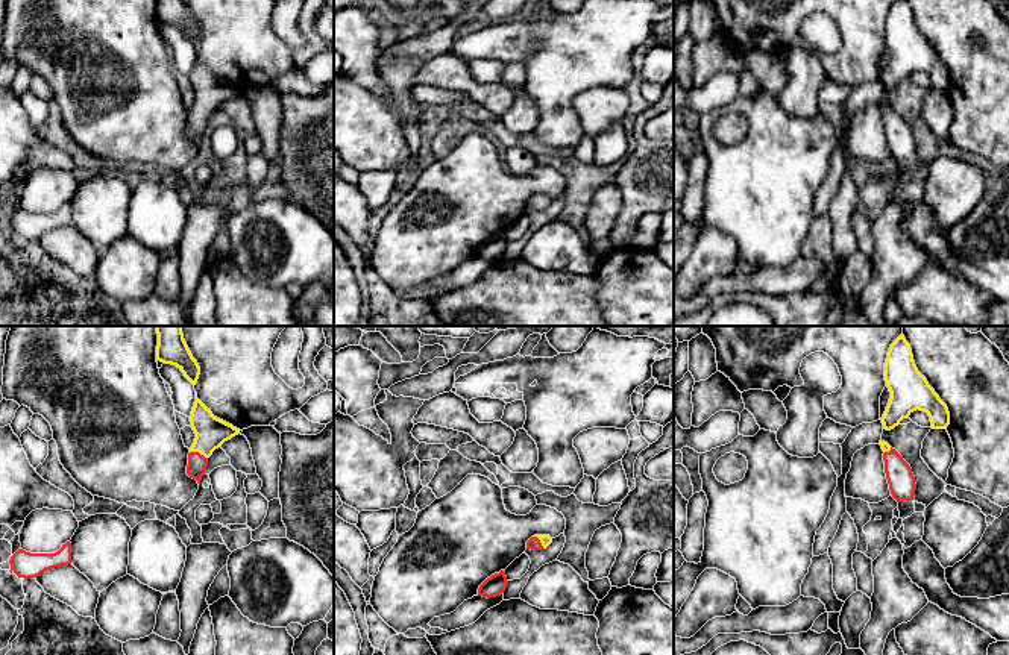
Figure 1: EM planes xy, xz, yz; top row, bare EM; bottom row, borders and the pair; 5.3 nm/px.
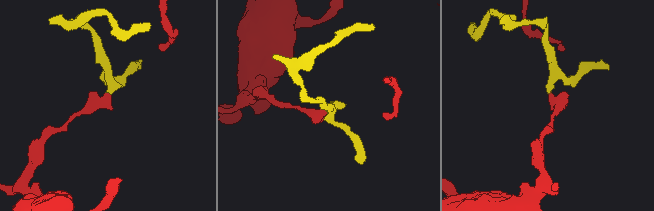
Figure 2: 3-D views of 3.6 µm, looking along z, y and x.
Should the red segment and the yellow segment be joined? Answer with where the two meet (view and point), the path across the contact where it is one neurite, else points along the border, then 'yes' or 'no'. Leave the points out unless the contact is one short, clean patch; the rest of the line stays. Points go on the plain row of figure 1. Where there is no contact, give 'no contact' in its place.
xy (198, 112) | across xy (196, 129), (198, 112), (211, 93) | yes

